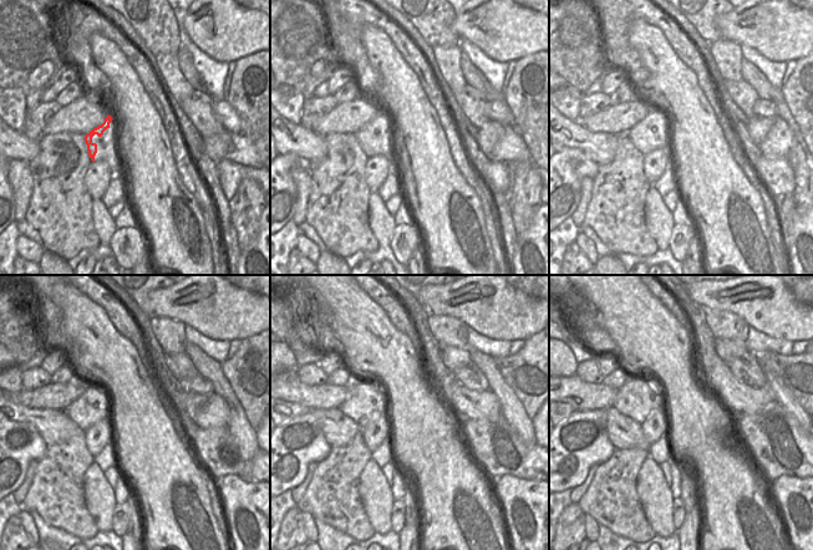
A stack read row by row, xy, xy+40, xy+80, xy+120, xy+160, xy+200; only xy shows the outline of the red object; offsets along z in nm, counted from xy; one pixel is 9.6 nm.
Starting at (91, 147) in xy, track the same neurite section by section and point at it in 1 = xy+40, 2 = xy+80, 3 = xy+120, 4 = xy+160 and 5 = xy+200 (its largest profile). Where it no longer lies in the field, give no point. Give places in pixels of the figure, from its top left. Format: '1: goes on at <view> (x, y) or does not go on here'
1: goes on at xy+40 (380, 122)
2: goes on at xy+80 (655, 122)
3: goes on at xy+120 (93, 400)
4: goes on at xy+160 (365, 398)
5: goes on at xy+200 (636, 398)

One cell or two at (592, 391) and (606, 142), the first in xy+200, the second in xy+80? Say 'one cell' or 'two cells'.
two cells

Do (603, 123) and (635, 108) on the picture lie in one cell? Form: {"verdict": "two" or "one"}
{"verdict": "one"}

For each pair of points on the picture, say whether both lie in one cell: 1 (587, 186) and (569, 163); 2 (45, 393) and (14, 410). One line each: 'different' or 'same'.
1: different
2: different

